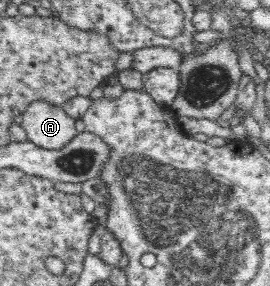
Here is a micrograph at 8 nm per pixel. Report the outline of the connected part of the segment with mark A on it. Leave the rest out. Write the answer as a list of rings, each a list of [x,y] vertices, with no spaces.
[[[34,100],[22,113],[22,123],[28,140],[44,149],[66,146],[76,135],[76,119],[61,106],[46,100]]]

